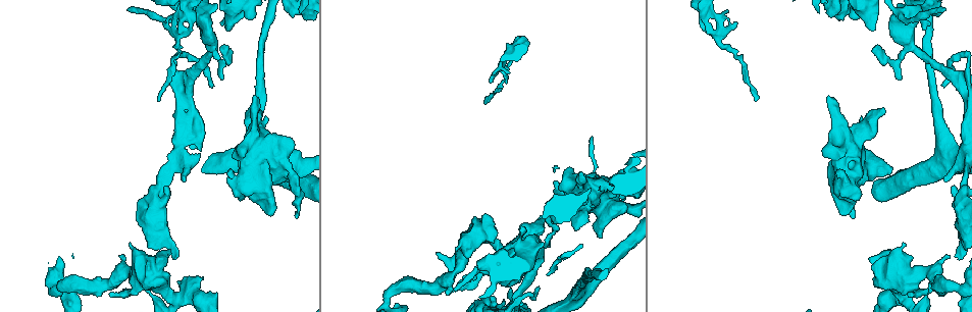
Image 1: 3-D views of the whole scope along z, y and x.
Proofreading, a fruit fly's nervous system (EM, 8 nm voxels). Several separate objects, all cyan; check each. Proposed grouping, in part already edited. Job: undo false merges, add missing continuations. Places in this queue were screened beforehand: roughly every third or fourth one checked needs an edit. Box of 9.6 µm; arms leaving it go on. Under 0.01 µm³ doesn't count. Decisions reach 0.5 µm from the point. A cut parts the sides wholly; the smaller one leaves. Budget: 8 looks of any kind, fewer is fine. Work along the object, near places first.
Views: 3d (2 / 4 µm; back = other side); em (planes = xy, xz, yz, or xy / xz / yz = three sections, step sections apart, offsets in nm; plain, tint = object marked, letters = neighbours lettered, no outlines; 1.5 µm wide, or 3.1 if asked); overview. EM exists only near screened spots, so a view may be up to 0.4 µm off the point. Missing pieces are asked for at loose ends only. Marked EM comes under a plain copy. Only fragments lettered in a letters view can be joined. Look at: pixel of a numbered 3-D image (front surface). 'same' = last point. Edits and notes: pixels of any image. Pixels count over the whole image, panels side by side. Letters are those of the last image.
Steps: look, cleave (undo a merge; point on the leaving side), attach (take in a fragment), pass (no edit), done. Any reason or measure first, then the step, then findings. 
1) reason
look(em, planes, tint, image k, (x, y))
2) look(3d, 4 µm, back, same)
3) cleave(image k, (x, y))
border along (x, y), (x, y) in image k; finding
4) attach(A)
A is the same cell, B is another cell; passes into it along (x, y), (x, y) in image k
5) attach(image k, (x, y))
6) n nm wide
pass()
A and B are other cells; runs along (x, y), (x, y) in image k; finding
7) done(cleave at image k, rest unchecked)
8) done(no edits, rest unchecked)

thin end
look(em, planes, letters, image 1, (755, 98))

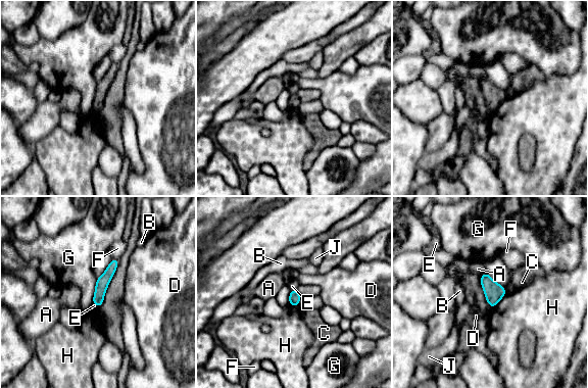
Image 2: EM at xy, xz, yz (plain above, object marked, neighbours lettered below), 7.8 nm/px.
pass()
A, B, C, D, E, F, G, H and J are other cells; border along (97, 278), (93, 304) in image 2; none of them fits

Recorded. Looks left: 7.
look(em, planes, letters, image 1, (492, 72))

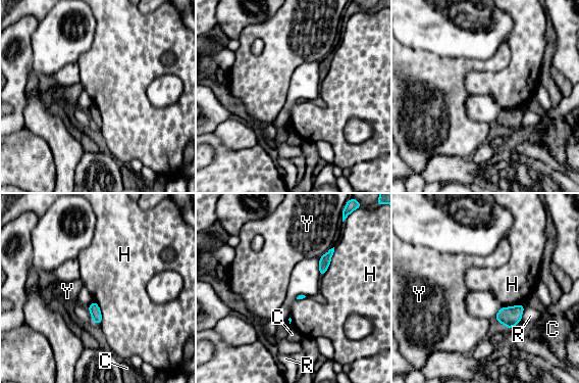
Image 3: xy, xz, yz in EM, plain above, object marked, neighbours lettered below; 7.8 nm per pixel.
20 nm wide
pass()
C, H, R and Y are other cells; border along (334, 247), (328, 269), (321, 277) in image 3; one neuron here

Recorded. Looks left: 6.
free end
look(3d, 4 µm, image 1, (900, 76))

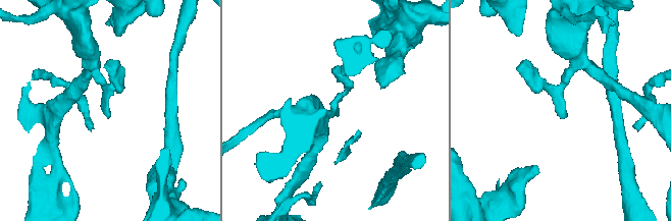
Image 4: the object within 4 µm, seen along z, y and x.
need the tissue
look(em, planes, letters, image 4, (336, 115))

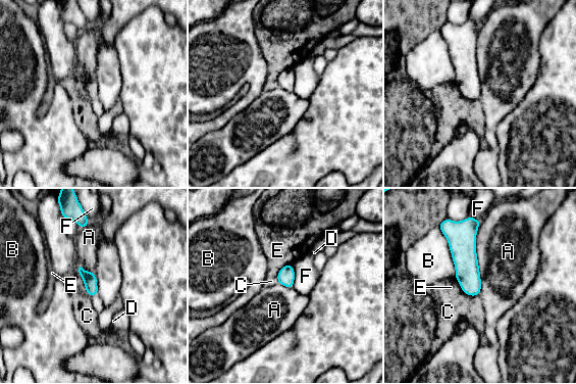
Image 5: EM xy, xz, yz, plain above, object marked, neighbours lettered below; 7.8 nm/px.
100 nm wide
pass()
A, B, C, D, E and F are other cells; none of them fits

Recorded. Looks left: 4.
done(no edits, rest unchecked)

